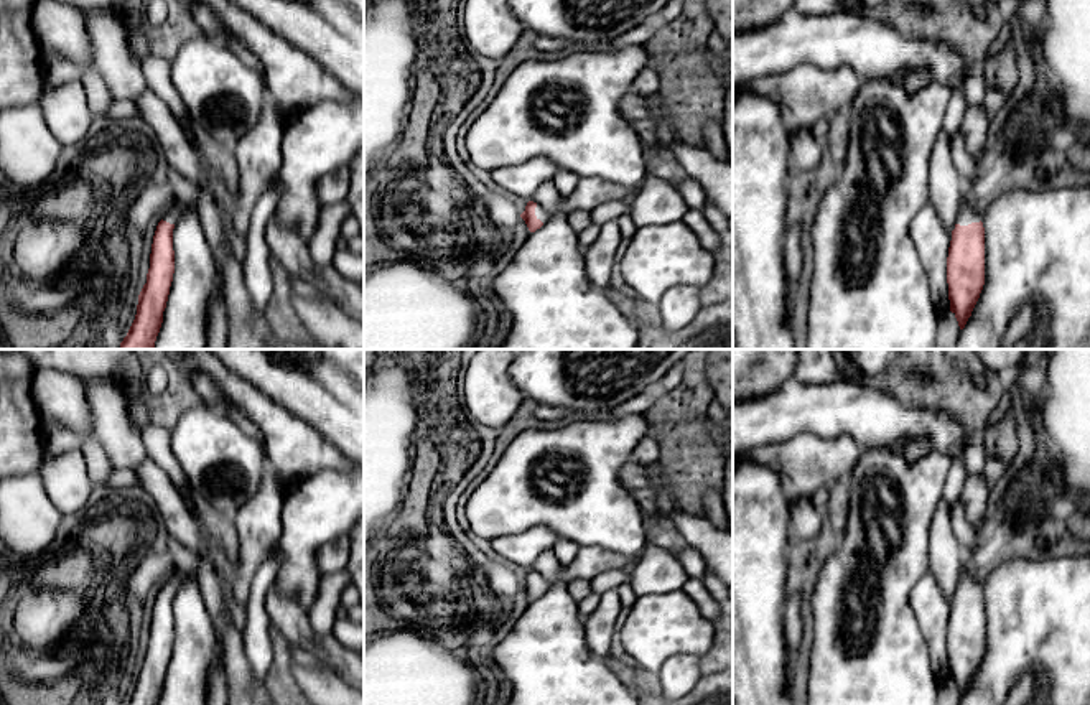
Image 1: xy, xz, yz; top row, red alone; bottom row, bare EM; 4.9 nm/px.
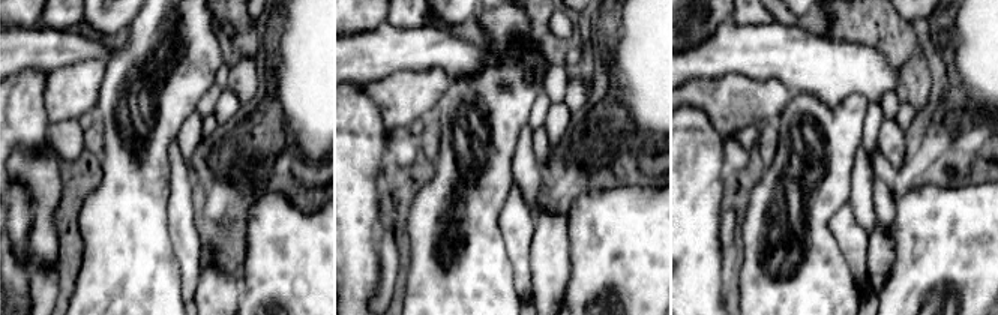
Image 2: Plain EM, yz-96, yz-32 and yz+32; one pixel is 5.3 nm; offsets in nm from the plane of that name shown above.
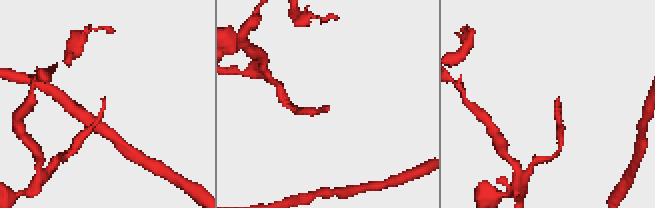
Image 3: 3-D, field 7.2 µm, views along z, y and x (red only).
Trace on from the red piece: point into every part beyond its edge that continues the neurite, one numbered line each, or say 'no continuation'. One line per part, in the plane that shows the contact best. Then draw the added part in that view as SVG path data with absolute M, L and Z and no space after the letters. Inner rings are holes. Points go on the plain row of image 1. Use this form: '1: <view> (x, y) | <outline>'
1: yz (965, 578) | M962 553L957 570L957 593L968 595L971 591L980 591L980 590L981 585L975 580L971 558Z

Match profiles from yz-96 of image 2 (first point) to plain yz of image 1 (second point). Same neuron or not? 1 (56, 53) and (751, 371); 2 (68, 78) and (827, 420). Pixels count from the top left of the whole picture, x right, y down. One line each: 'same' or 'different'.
1: different
2: different

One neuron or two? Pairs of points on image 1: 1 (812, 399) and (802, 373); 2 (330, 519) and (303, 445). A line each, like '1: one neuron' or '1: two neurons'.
1: two neurons
2: two neurons

